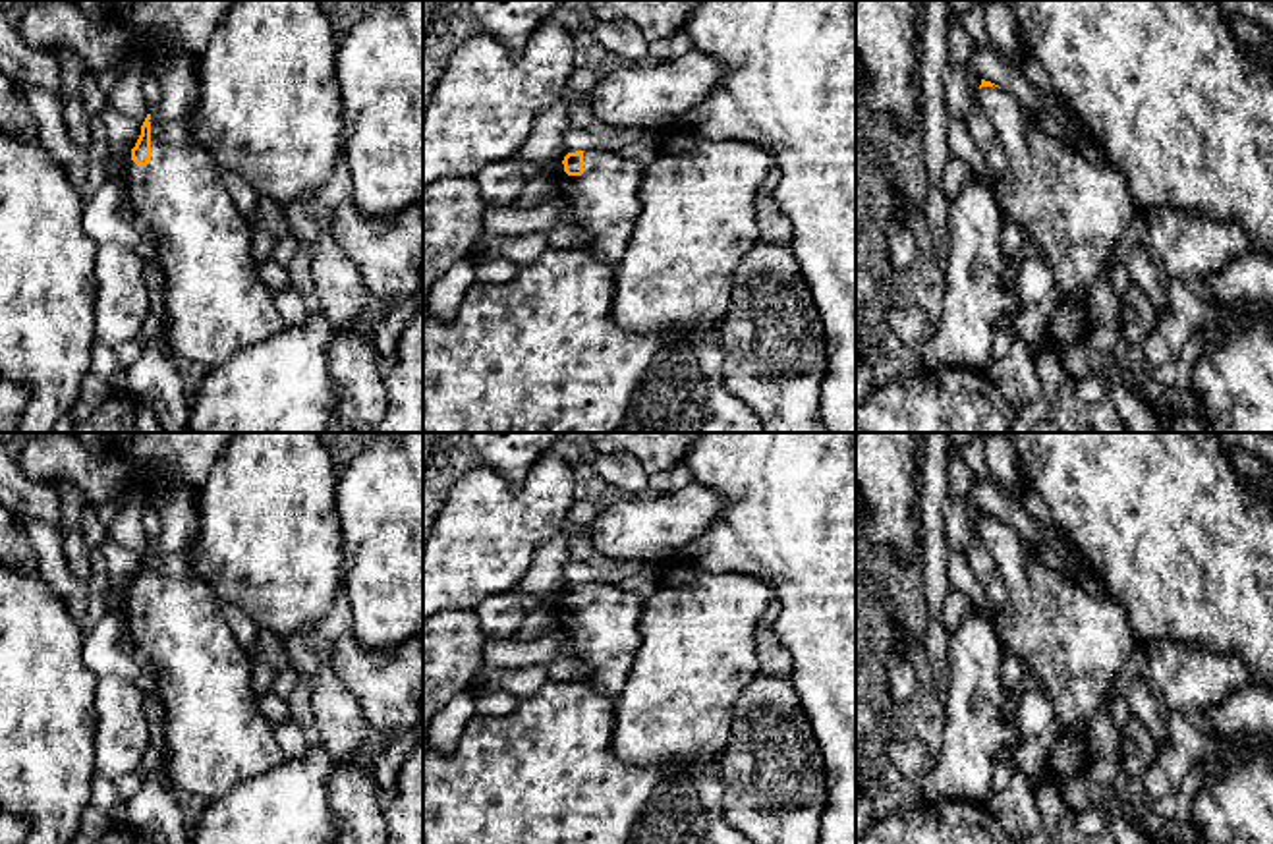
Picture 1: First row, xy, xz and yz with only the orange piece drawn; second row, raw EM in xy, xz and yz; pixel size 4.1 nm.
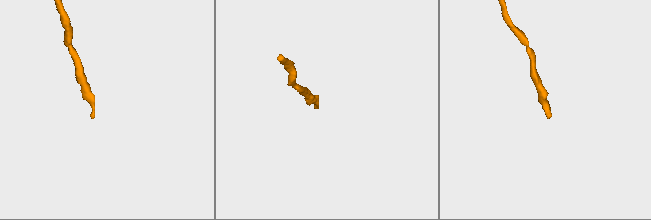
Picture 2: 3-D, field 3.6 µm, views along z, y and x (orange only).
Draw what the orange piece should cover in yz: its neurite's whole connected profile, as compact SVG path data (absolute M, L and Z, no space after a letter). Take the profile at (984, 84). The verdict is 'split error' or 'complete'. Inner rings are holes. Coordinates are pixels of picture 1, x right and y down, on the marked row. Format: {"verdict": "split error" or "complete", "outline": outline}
{"verdict": "split error", "outline": "M981 79L976 98L989 112L1008 160L995 187L1004 220L1018 224L1035 241L1039 259L1053 274L1059 301L1080 292L1082 303L1088 305L1089 290L1109 267L1111 255L1138 214L1124 174L1105 156L1091 160L1070 143L1035 127L1016 97L999 85Z"}

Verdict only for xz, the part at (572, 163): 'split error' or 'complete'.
split error

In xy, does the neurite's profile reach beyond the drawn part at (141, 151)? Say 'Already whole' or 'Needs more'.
Needs more

